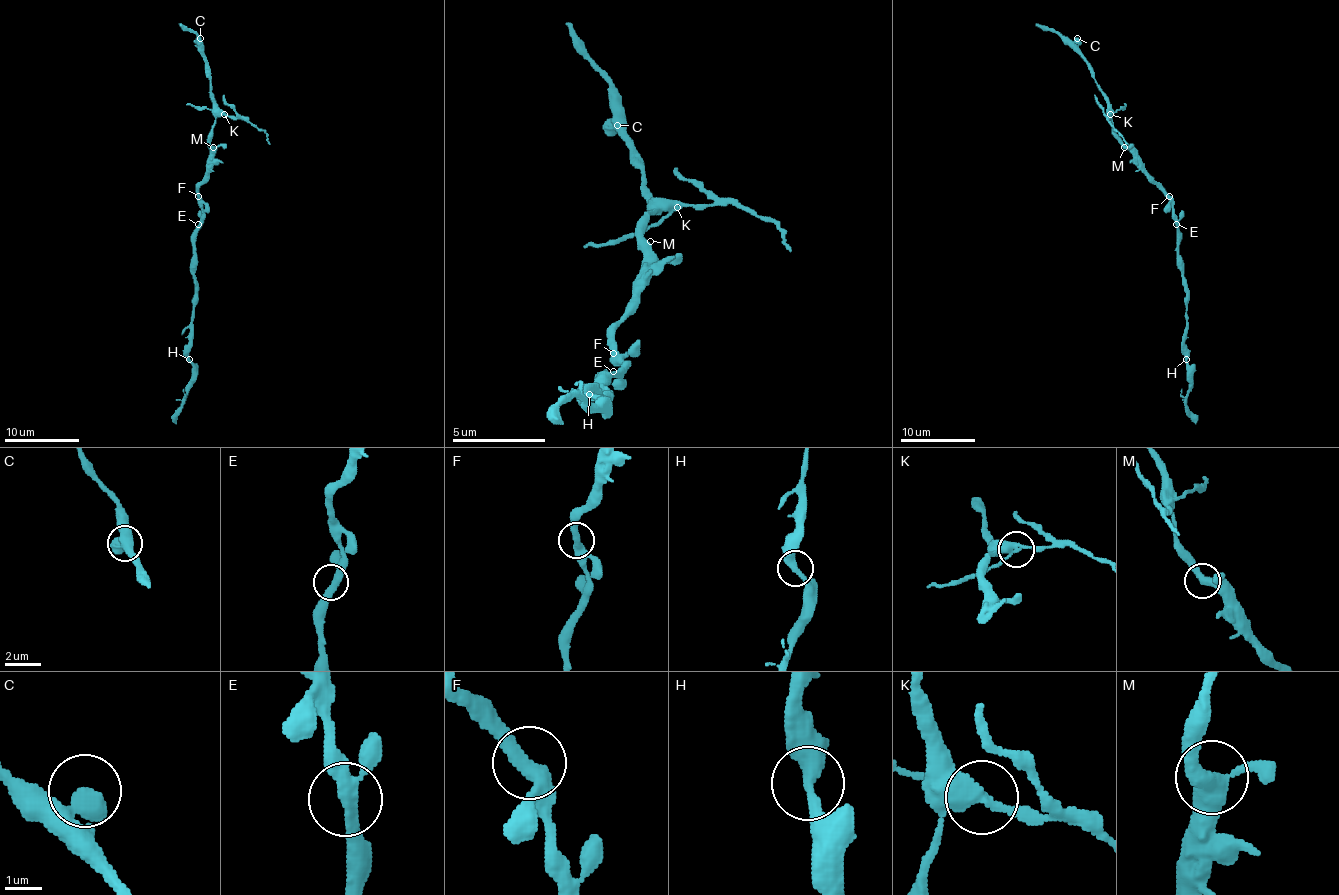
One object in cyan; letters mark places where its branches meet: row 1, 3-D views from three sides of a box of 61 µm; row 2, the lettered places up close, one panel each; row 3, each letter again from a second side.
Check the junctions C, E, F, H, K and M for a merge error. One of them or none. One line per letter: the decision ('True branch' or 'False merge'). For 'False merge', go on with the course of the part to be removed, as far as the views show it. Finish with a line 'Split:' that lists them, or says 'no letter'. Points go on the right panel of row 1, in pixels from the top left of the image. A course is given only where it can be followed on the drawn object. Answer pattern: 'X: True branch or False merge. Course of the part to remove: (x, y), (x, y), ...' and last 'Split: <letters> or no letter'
C: True branch
E: True branch
F: True branch
H: True branch
K: False merge. Course of the part to remove: (1110, 113), (1110, 124), (1127, 143)
M: True branch
Split: K

